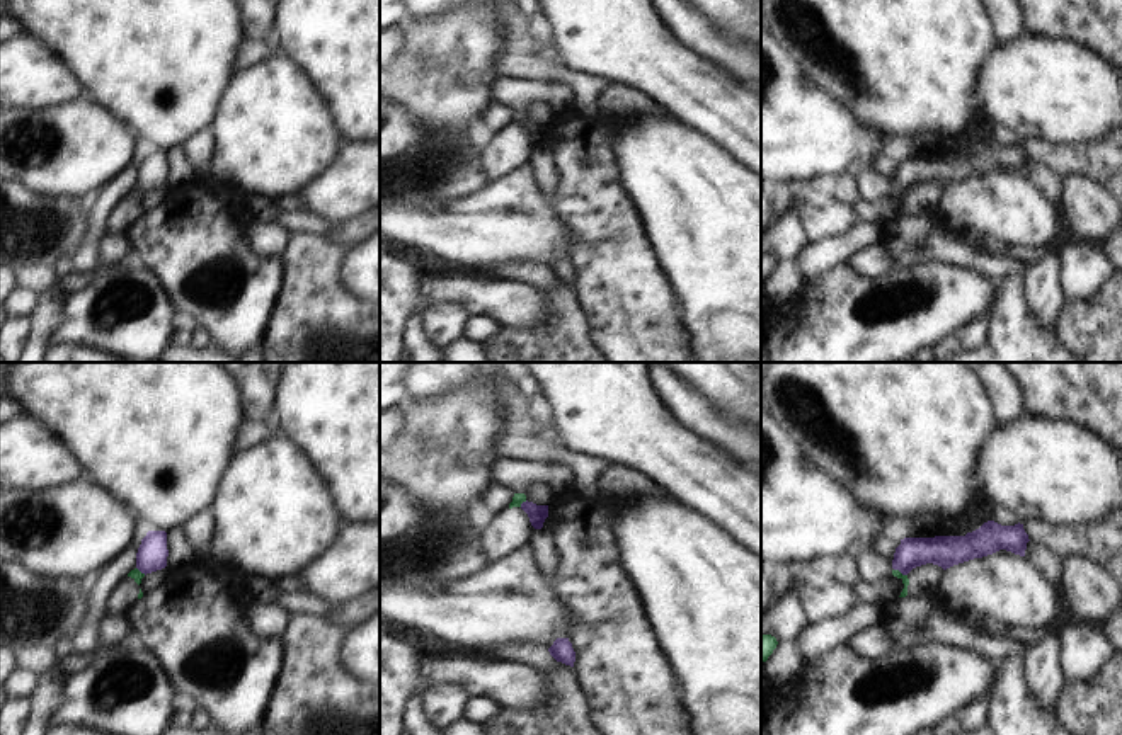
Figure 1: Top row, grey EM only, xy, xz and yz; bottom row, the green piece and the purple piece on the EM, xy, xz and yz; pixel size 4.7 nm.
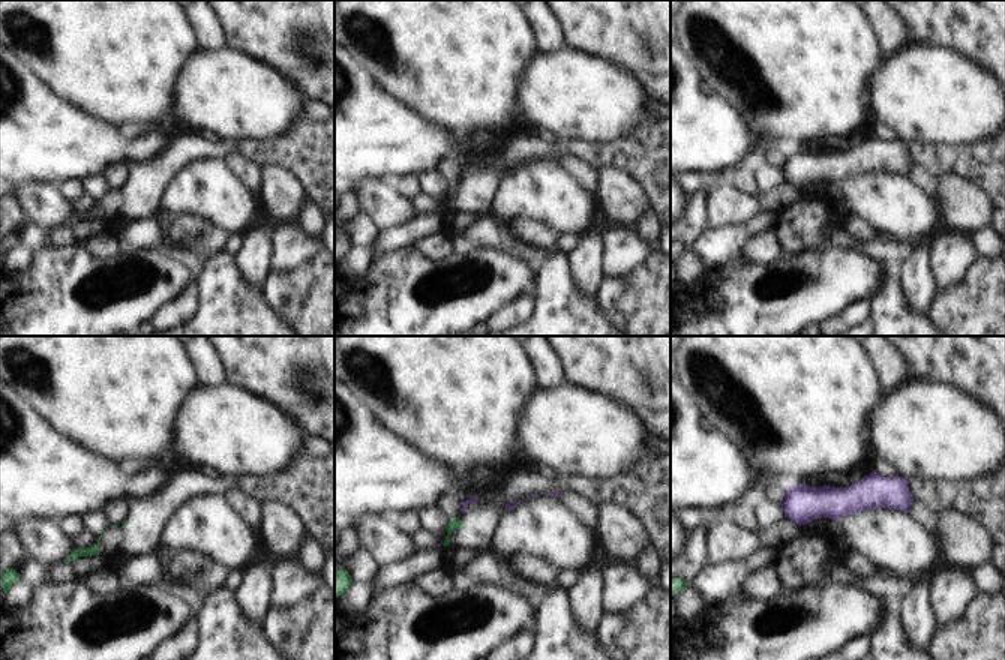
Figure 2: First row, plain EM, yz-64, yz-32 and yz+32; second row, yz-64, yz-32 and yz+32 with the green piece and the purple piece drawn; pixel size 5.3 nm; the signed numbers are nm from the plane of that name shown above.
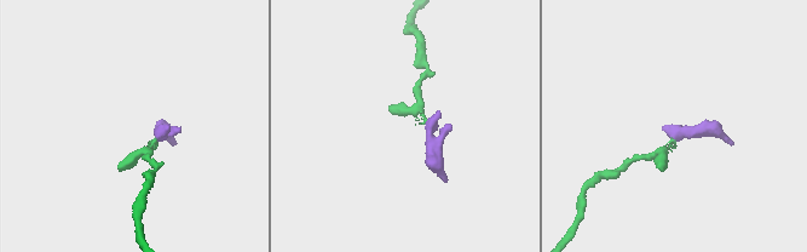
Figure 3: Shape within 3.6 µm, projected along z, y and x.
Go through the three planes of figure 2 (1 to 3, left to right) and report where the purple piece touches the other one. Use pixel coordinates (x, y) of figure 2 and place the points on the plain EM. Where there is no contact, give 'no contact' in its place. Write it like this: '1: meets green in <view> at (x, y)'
1: no contact
2: no contact
3: no contact

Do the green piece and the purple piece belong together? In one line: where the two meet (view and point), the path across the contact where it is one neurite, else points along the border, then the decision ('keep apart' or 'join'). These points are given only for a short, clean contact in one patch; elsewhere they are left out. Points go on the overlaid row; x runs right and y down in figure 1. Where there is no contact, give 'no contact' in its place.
meets green in yz at (899, 572); border along yz (894, 569), (906, 575); keep apart

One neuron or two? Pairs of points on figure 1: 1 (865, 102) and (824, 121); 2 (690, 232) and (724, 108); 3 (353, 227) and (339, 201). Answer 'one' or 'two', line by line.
1: two
2: two
3: two

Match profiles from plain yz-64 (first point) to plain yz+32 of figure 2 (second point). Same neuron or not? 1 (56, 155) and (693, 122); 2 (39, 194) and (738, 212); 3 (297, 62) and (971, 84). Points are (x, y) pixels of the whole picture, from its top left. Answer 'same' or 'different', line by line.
1: same
2: same
3: different

